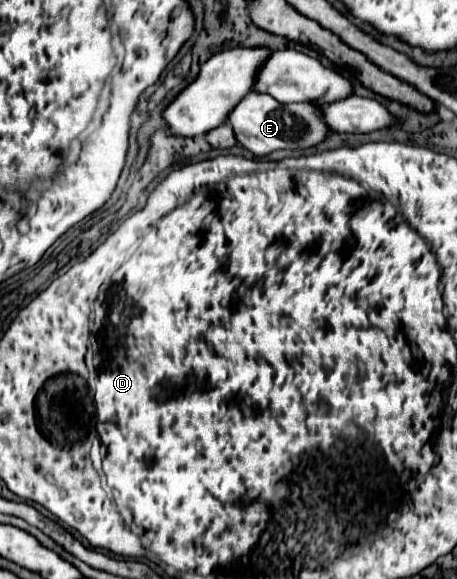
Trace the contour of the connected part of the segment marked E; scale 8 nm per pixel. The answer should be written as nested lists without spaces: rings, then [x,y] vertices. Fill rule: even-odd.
[[[248,93],[228,115],[228,123],[232,125],[234,137],[238,145],[262,157],[276,149],[308,149],[318,145],[330,131],[322,127],[318,115],[314,115],[314,103],[278,103],[270,99],[270,95]]]

